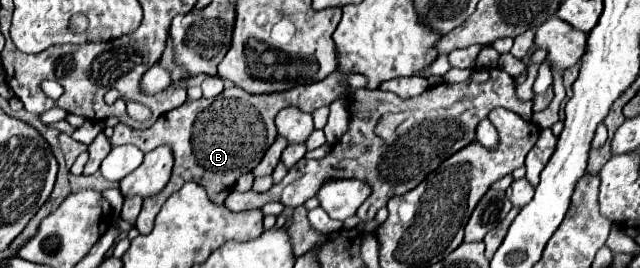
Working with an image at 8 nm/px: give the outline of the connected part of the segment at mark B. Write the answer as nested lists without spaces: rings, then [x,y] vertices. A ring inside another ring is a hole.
[[[339,69],[333,71],[325,81],[317,81],[313,85],[301,85],[297,89],[289,89],[285,93],[269,93],[269,95],[251,95],[243,91],[241,87],[229,87],[223,89],[219,97],[211,99],[199,99],[199,101],[185,101],[181,107],[161,115],[157,123],[149,129],[137,131],[131,129],[123,123],[115,125],[115,133],[111,137],[111,147],[115,143],[133,143],[141,151],[151,151],[159,145],[169,145],[173,155],[175,155],[175,165],[173,165],[173,175],[165,189],[157,193],[151,199],[143,201],[143,209],[137,217],[135,227],[139,229],[141,235],[151,233],[155,215],[163,207],[163,203],[183,187],[187,181],[195,181],[205,187],[209,199],[215,205],[223,205],[227,195],[233,191],[235,181],[243,175],[255,169],[269,149],[273,145],[275,137],[275,115],[285,109],[285,107],[297,107],[301,111],[313,113],[315,109],[323,105],[331,105],[337,99],[337,93],[341,89],[347,89],[347,81],[343,81],[347,73],[341,73]],[[261,119],[265,127],[261,127]]]

